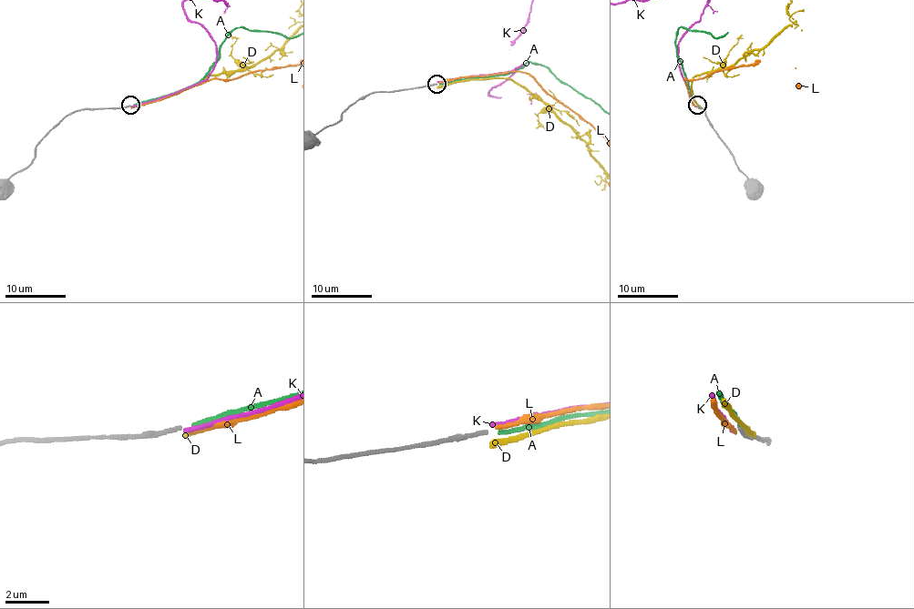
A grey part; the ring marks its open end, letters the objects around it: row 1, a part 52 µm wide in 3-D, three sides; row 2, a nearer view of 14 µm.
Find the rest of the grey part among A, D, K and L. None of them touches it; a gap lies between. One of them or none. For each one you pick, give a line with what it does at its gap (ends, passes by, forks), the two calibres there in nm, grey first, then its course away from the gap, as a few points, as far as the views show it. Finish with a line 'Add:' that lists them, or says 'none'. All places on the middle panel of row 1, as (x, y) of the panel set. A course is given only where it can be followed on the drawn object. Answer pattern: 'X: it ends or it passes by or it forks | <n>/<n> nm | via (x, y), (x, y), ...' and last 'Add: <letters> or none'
A: it ends | 180/160 nm
Add: A

